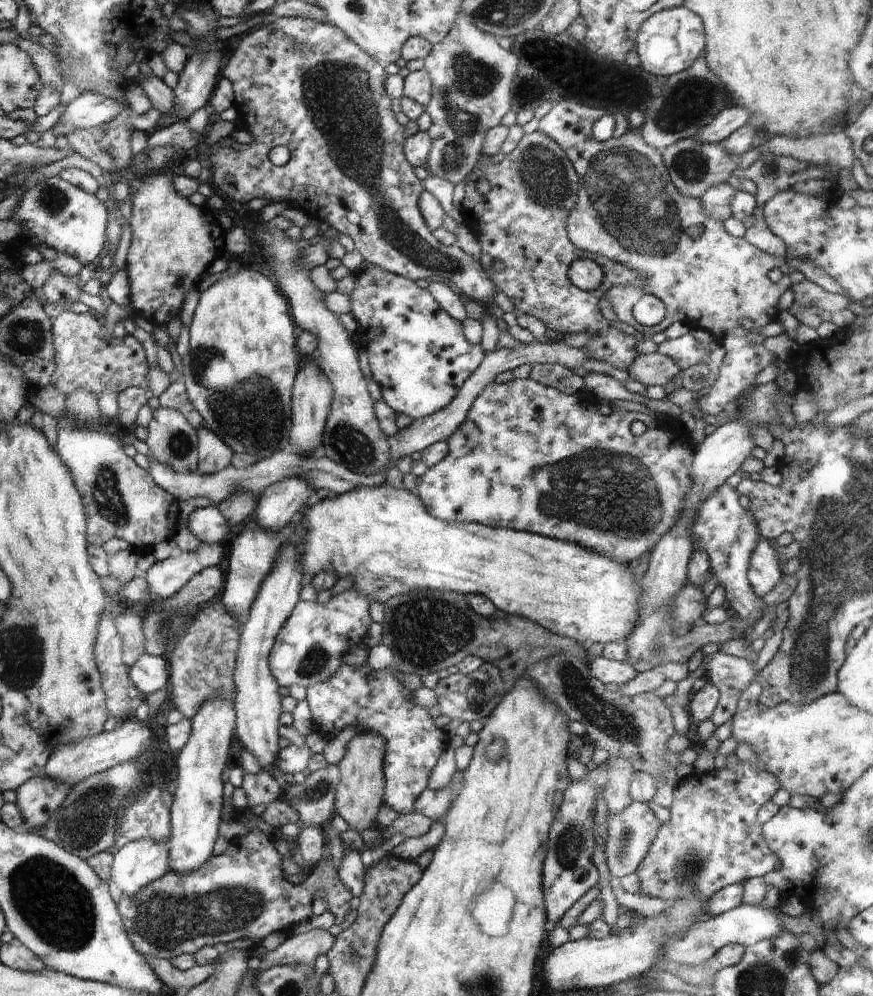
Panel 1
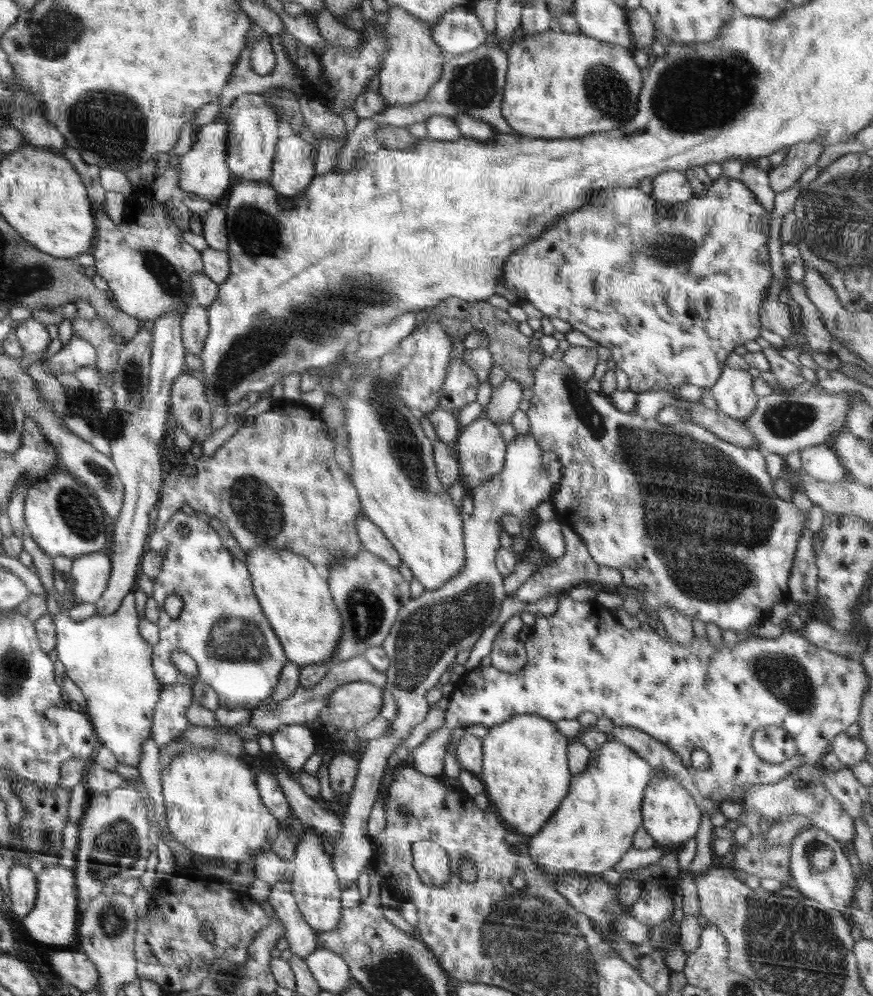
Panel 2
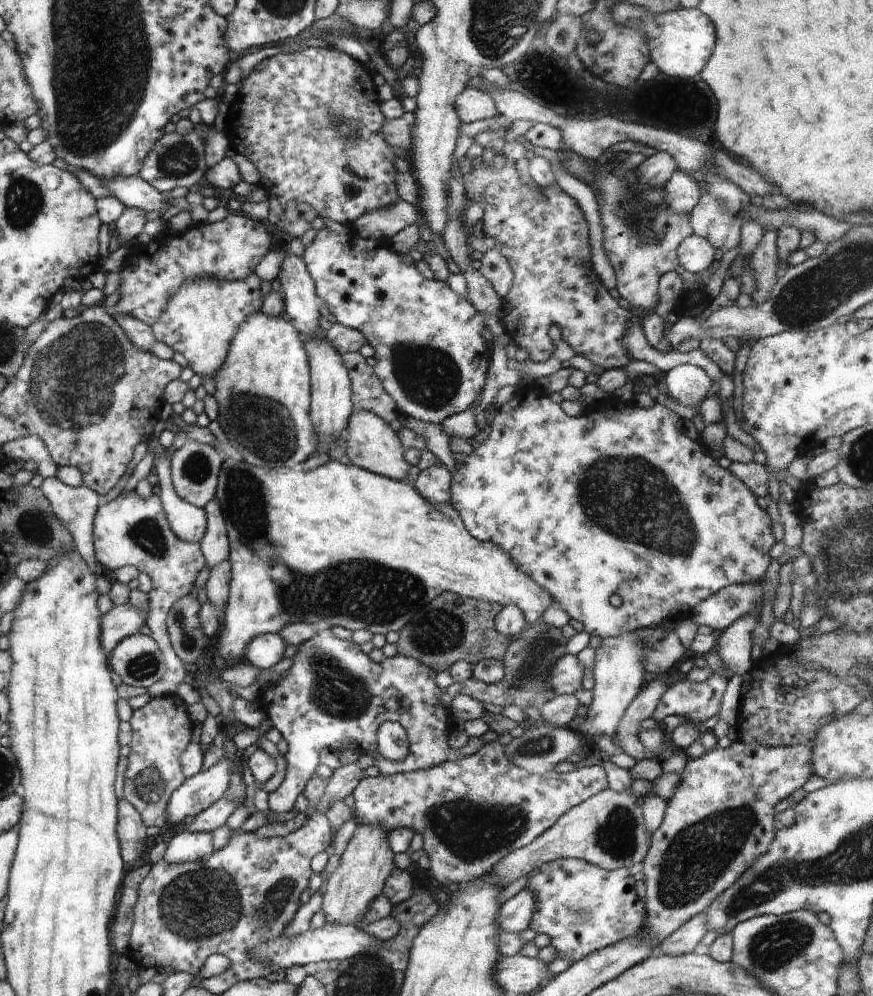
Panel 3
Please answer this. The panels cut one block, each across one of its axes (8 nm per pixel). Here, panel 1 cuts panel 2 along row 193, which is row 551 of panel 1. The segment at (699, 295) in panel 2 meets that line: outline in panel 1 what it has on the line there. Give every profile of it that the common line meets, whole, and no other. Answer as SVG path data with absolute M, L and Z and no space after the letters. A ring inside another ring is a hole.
M514 379L506 383L488 384L484 392L476 397L472 403L464 422L449 436L448 454L444 460L441 460L424 472L424 476L417 479L418 488L414 493L422 500L424 508L430 516L442 520L442 522L476 522L491 526L492 528L506 528L518 531L528 531L553 539L560 539L571 543L579 544L584 548L594 550L598 554L604 554L614 558L620 564L630 565L637 563L642 554L651 552L658 544L658 540L668 534L680 520L682 512L684 512L684 498L692 488L691 466L692 459L696 454L695 445L689 437L686 439L684 432L670 432L665 425L664 428L659 426L658 420L648 412L630 411L620 414L618 412L602 415L598 412L597 405L601 401L593 392L586 390L585 387L578 390L574 394L564 394L554 387L547 387L540 382L528 379ZM633 422L644 422L646 431L640 435L634 435L631 432ZM724 482L700 506L699 513L694 518L695 522L690 524L690 532L691 541L708 554L710 574L717 586L722 586L725 590L726 607L748 624L748 633L766 610L764 599L754 594L747 577L750 556L761 539L760 530L754 514L740 505L739 495L736 488Z

